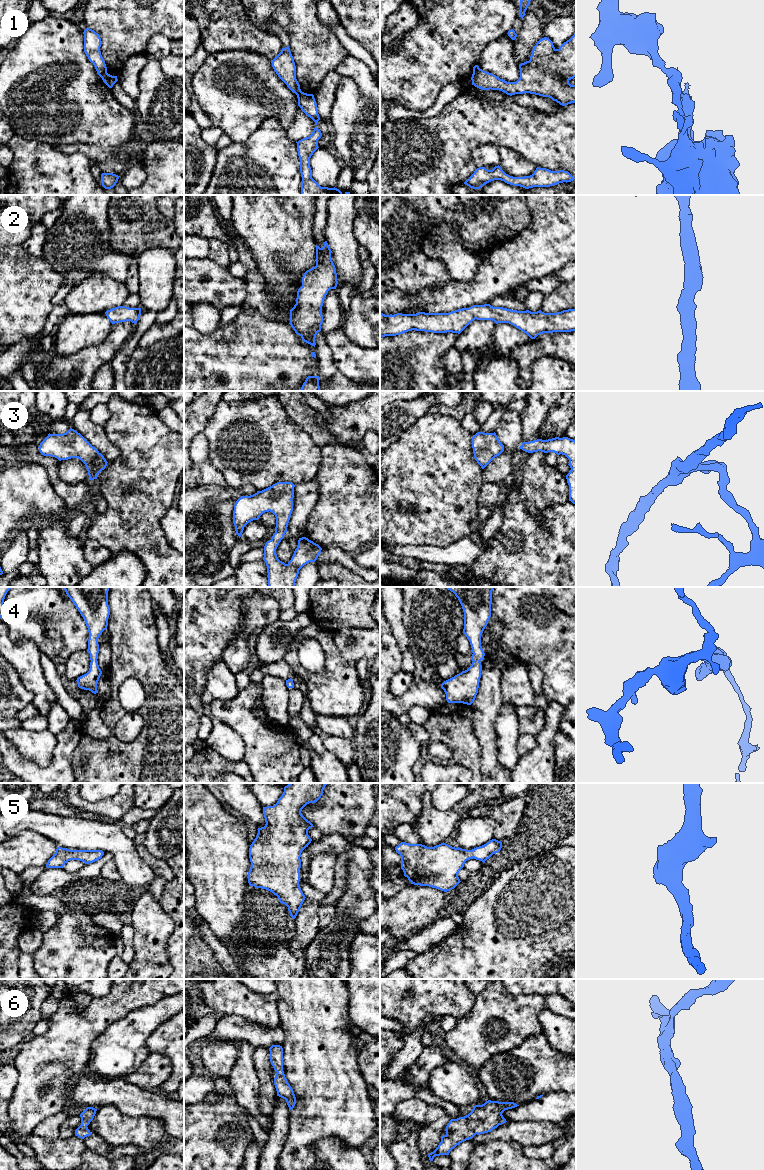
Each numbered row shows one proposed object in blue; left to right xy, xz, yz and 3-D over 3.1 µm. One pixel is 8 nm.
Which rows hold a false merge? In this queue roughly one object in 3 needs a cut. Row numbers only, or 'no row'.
1

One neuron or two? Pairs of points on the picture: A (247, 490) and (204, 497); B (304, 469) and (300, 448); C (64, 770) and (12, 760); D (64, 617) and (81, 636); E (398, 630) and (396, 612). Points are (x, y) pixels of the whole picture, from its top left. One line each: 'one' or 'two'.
A: one
B: one
C: one
D: one
E: one

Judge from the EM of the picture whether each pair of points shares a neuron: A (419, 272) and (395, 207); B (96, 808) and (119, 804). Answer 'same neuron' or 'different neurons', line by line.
A: same neuron
B: same neuron

